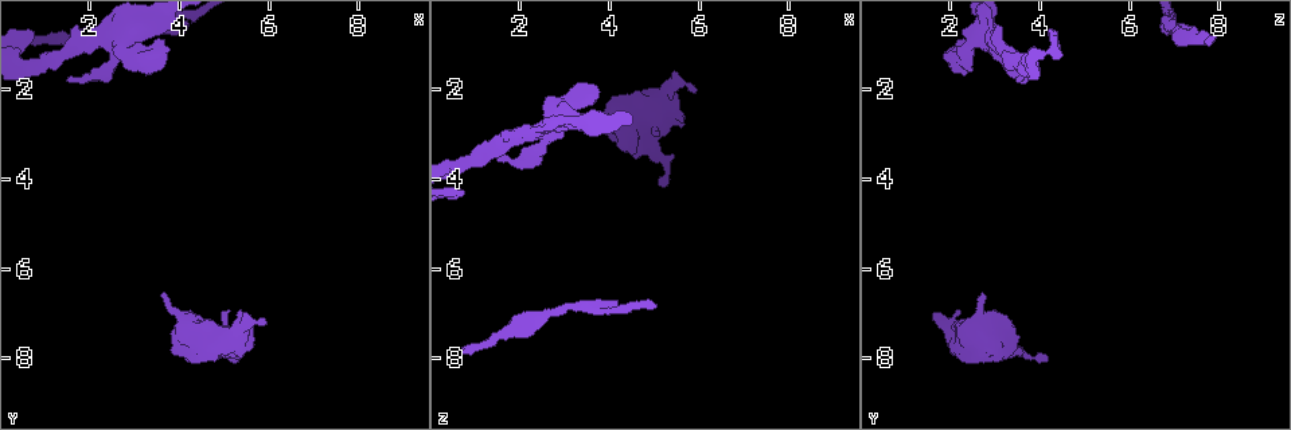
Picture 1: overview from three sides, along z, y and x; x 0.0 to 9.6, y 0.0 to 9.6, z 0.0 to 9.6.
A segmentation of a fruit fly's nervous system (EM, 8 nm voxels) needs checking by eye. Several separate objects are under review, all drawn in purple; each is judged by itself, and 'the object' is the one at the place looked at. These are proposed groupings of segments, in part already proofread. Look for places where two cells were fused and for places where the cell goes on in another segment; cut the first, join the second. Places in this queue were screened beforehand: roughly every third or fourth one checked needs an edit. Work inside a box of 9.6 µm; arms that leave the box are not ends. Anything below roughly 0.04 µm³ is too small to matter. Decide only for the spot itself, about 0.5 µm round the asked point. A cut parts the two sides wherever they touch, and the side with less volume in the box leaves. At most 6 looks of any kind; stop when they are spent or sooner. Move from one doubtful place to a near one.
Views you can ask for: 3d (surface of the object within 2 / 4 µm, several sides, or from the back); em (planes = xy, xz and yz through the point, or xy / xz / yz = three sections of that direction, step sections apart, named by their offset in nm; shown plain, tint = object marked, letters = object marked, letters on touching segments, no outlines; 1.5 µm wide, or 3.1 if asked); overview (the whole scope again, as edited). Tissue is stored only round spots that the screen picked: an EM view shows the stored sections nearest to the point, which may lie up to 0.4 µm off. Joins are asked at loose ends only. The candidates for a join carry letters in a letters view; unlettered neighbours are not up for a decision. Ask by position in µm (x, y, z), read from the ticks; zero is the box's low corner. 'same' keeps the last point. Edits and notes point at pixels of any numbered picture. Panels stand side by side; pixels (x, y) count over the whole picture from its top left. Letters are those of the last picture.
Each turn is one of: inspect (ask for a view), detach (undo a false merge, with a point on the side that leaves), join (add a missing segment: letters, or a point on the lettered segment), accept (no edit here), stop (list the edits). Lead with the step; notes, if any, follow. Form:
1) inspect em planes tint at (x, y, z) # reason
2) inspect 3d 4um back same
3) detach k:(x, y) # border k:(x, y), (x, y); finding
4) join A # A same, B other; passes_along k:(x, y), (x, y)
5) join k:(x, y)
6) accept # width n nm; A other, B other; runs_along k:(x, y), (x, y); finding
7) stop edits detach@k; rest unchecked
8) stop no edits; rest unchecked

inspect 3d 2um at (0.80, 1.00, 7.75) # an open end

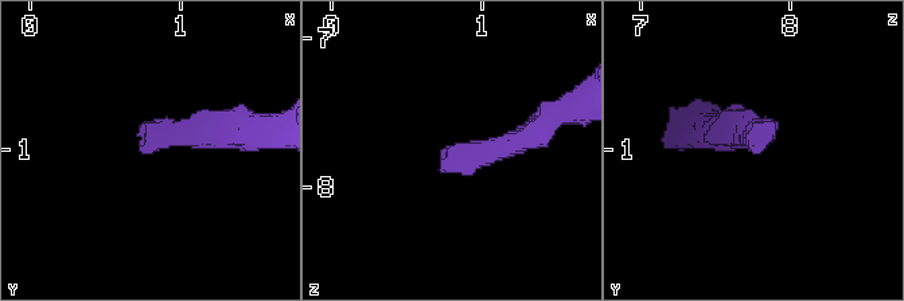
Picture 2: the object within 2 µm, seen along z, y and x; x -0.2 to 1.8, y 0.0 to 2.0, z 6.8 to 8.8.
inspect em planes plain at (0.74, 1.04, 7.80) # shape alone is not enough

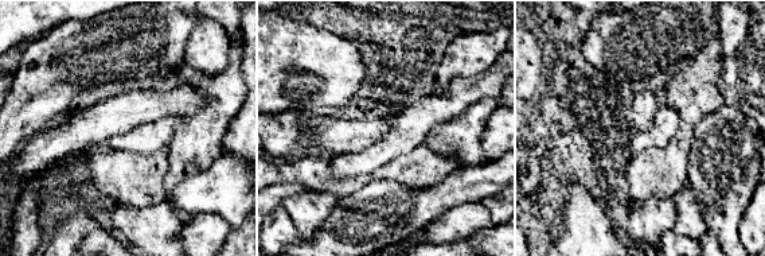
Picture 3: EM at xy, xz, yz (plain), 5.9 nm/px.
inspect em planes letters same # see the neighbours

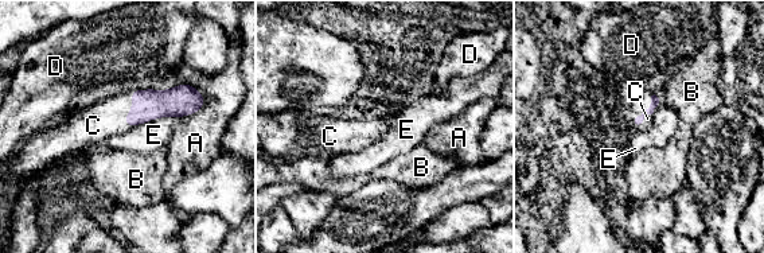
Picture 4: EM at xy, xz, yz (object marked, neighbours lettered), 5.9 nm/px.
join 4:(93, 125) # longest_contact E 280 nm; A other, B other, C same, D other, E other; passes_along 4:(149, 104), (125, 121), (93, 125); it goes on there

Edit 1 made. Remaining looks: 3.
inspect 3d 2um at (0.70, 0.70, 4.25) # free end

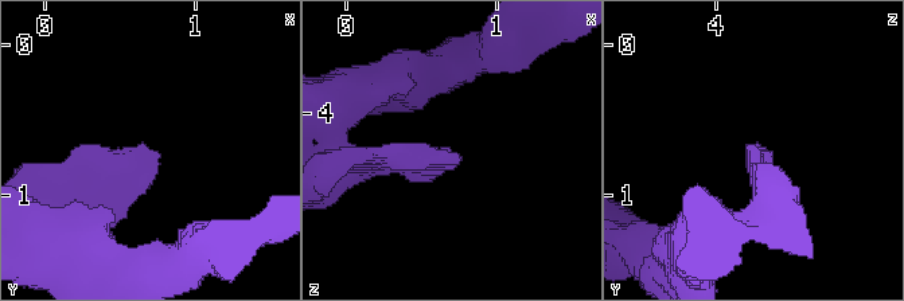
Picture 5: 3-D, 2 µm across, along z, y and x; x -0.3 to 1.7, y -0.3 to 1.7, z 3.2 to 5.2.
inspect em planes plain at (0.68, 0.68, 4.24)

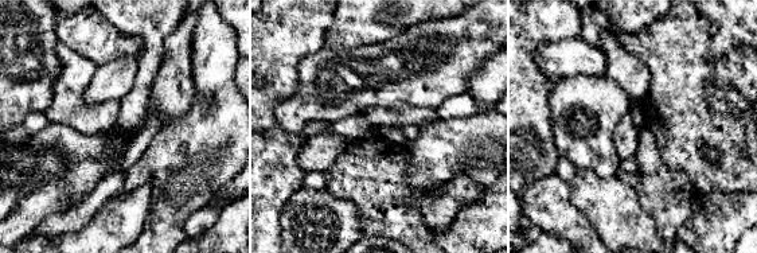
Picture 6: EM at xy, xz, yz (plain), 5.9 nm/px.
inspect em planes letters same # what lies round it

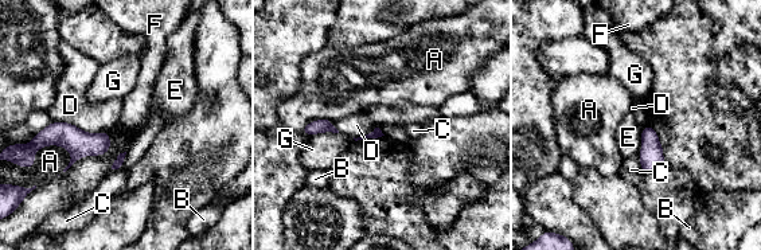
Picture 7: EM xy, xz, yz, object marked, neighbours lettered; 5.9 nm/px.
accept # A other, B other, C other, D other, E other, F other, G other; border 7:(378, 127), (385, 135); none of them fits

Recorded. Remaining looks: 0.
stop edits join@4; rest unchecked

